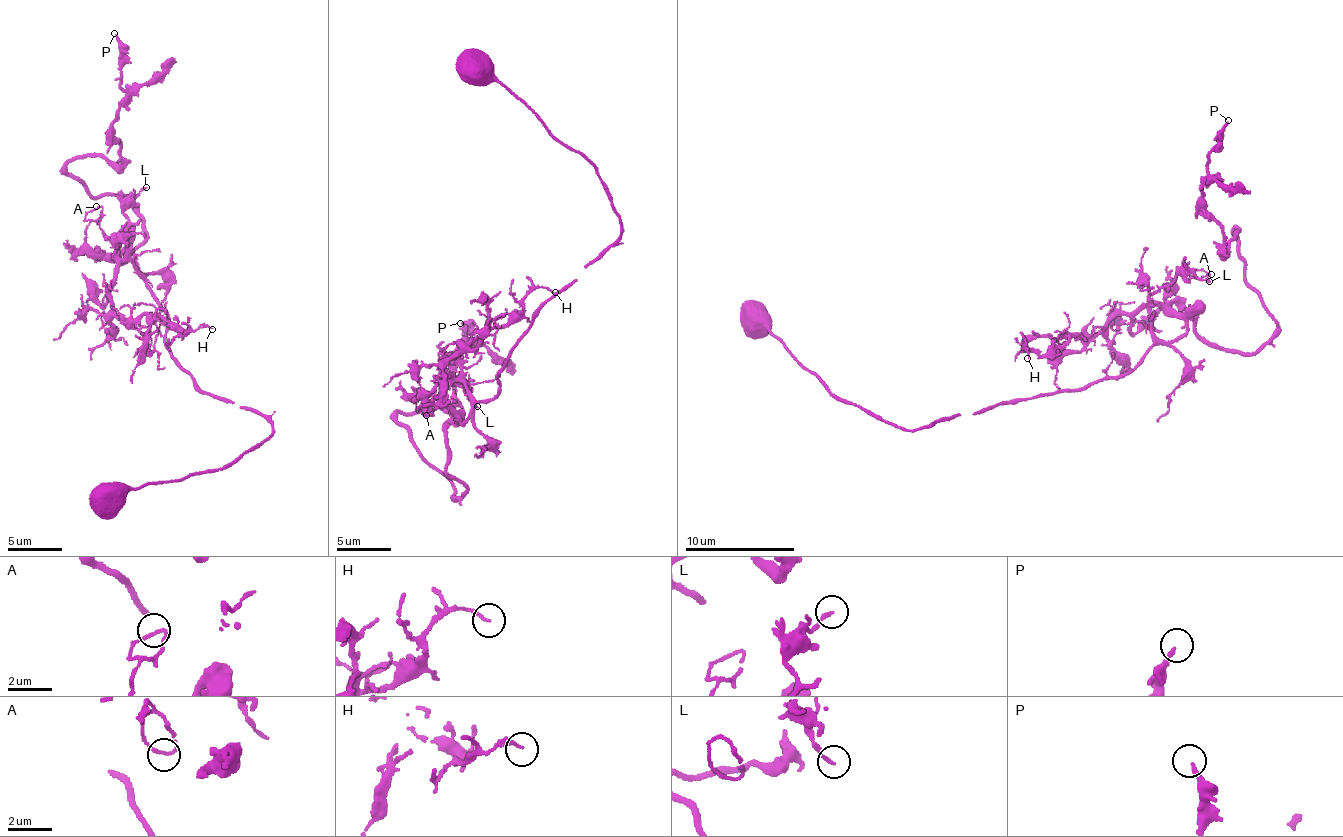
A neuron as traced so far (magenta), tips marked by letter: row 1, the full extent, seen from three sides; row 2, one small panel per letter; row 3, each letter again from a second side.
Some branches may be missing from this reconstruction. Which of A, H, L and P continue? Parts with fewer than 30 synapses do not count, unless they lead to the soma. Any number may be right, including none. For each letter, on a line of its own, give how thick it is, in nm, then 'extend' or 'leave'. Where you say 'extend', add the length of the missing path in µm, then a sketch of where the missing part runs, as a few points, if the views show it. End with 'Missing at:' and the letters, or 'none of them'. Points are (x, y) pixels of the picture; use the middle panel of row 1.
A: calibre 160 nm; leave
H: calibre 120 nm; leave
L: calibre 130 nm; leave
P: calibre 200 nm; leave
Missing at: none of them

